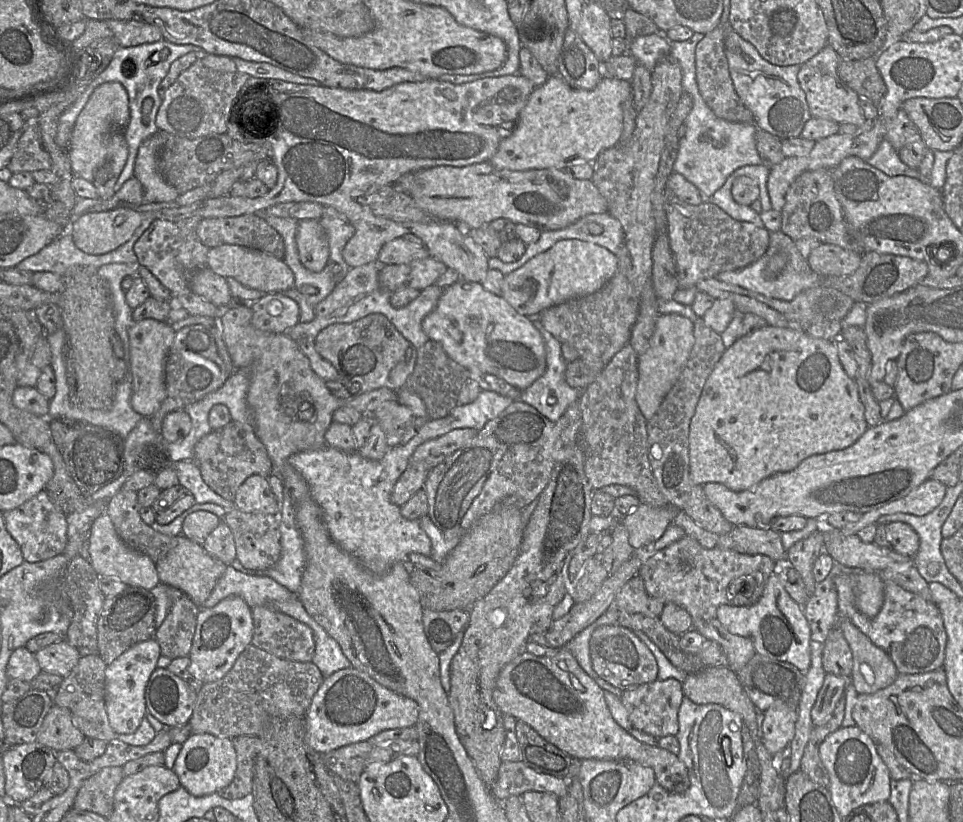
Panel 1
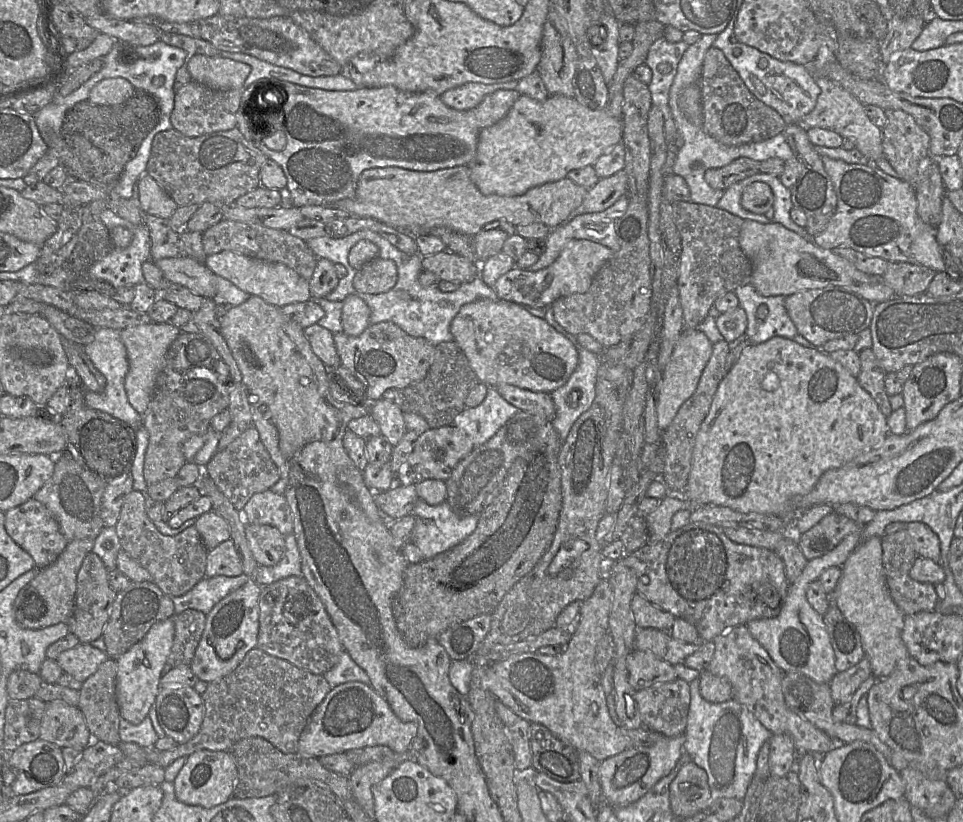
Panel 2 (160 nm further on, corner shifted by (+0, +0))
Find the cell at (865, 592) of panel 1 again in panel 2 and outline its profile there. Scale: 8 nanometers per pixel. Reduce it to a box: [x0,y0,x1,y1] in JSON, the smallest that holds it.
[832,536,909,680]

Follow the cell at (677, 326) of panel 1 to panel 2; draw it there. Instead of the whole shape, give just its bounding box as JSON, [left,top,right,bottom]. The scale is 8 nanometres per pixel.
[656,329,713,431]

